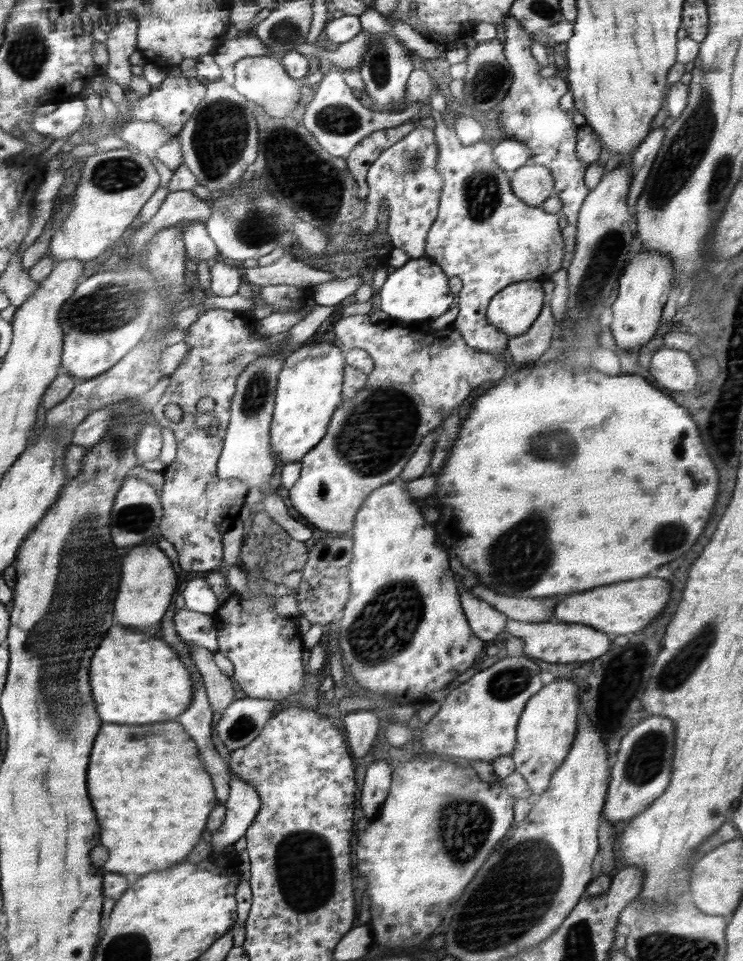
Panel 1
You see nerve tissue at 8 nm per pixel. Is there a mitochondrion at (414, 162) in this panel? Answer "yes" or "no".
yes

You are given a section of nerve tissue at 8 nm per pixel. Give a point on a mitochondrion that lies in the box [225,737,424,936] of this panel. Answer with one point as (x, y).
(307, 863)

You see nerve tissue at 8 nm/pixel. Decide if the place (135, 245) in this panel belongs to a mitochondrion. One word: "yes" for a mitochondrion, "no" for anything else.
no

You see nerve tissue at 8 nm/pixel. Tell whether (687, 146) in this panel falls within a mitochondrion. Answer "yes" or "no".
yes

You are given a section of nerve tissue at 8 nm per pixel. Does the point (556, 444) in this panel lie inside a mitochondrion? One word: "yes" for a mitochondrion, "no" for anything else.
yes

